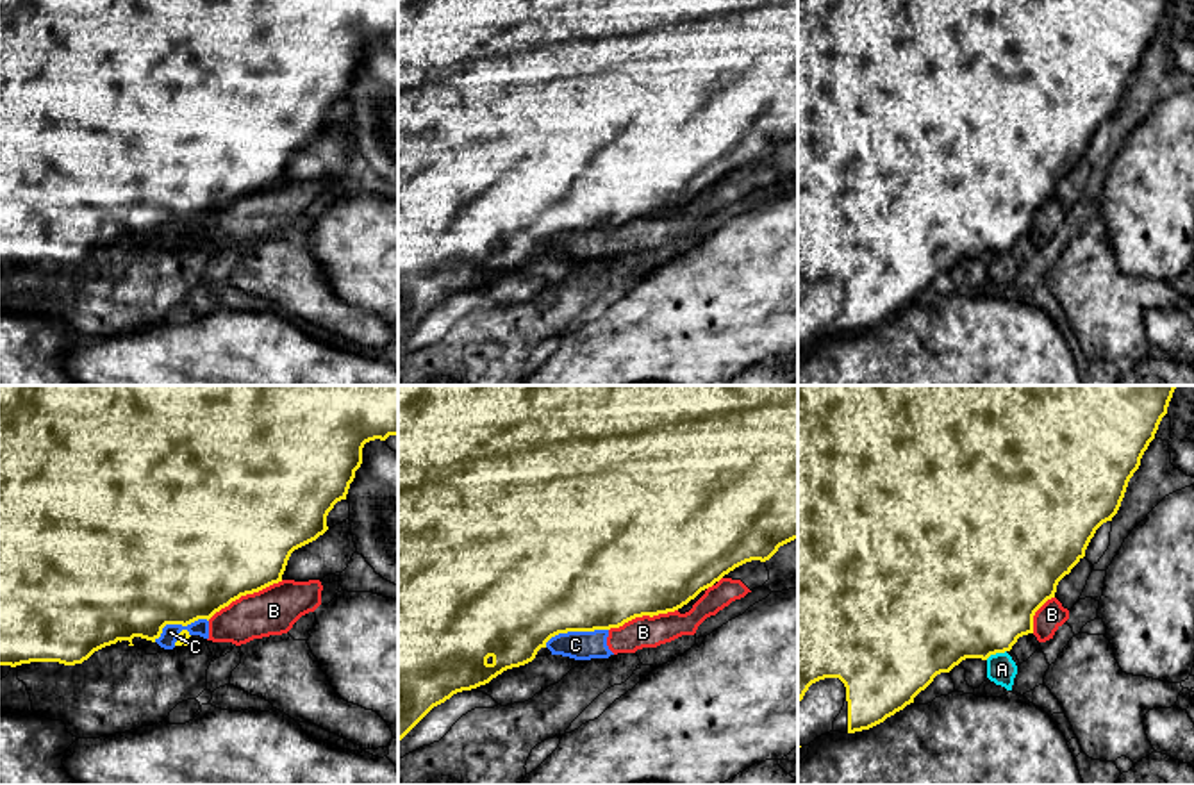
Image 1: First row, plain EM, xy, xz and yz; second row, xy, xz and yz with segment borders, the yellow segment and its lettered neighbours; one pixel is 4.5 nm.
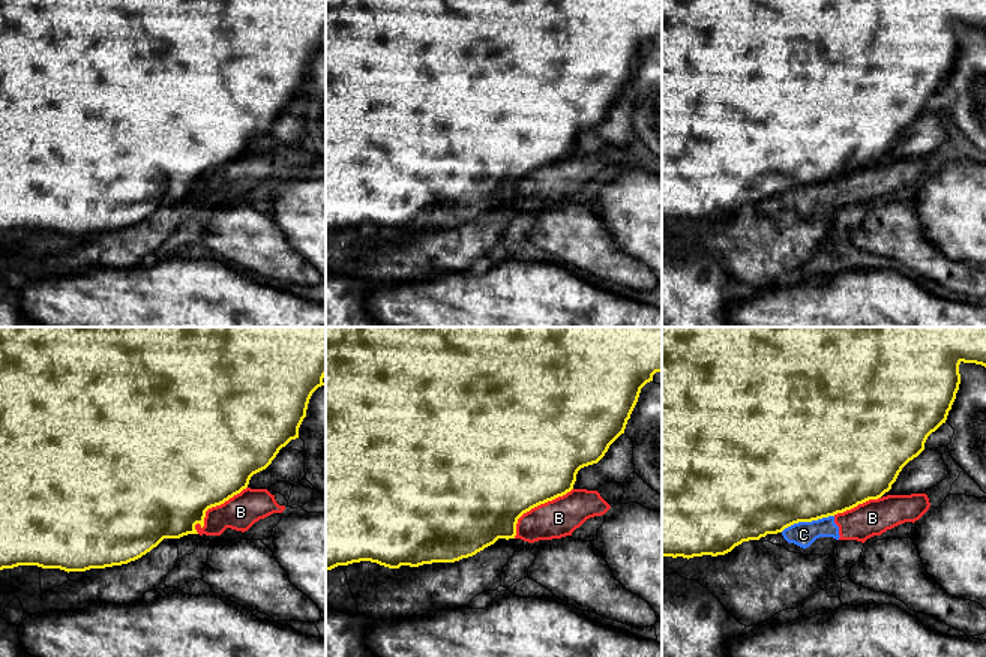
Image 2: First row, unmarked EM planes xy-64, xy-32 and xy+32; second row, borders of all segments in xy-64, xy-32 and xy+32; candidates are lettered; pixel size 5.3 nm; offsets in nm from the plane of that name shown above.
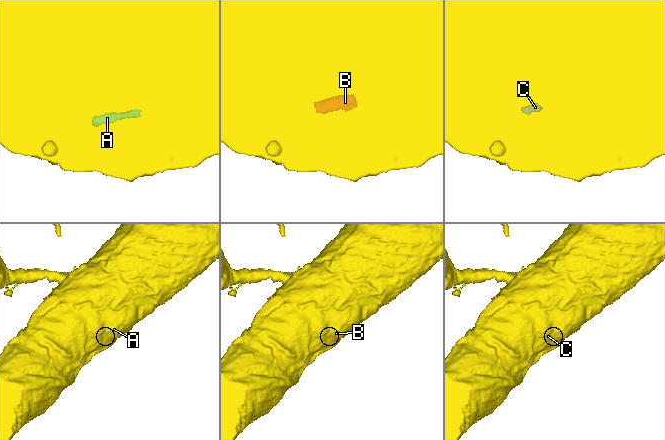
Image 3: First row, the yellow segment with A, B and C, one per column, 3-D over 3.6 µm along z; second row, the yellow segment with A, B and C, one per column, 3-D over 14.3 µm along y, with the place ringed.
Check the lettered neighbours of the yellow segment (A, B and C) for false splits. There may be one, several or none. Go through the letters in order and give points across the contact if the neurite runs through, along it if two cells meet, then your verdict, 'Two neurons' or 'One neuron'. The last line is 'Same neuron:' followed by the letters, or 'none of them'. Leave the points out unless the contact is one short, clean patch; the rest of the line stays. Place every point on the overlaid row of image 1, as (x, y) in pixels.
A: Two neurons
B: Two neurons
C: Boundary: xy (207, 619), (166, 625), (154, 641). Two neurons
Same neuron: none of them

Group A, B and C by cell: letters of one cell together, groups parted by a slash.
A B C

